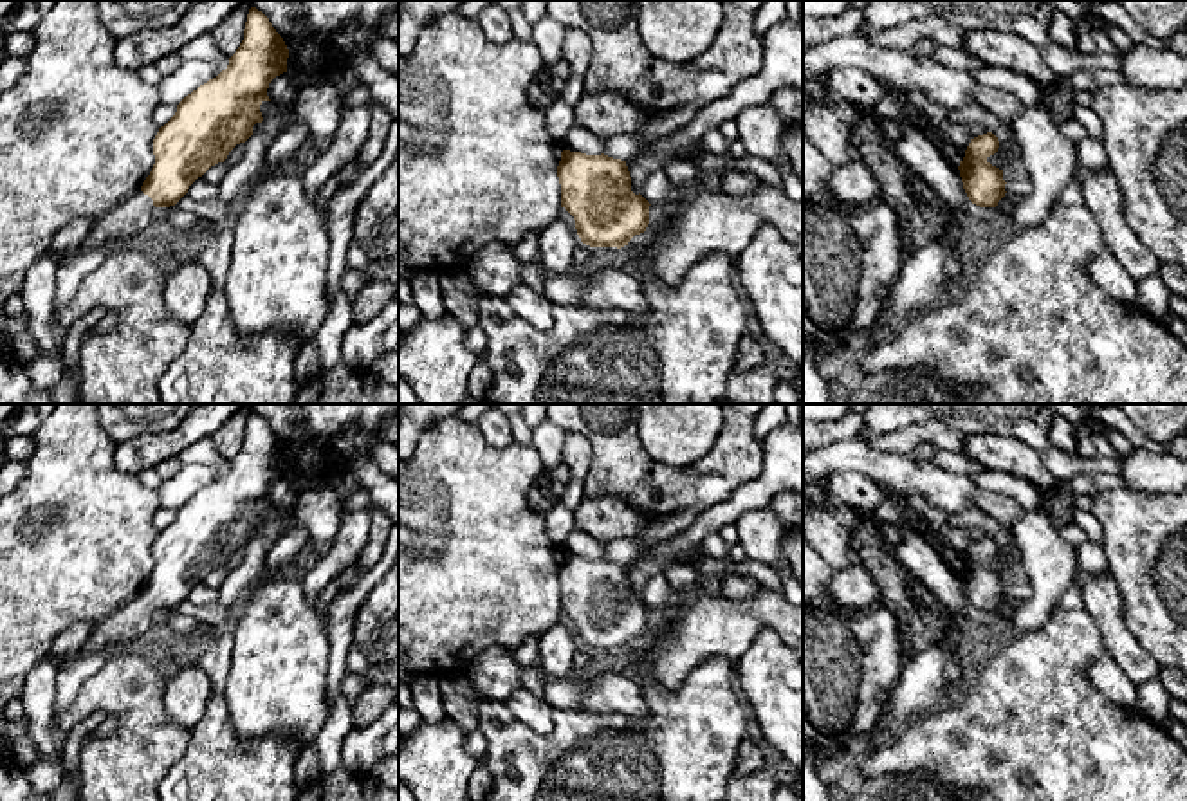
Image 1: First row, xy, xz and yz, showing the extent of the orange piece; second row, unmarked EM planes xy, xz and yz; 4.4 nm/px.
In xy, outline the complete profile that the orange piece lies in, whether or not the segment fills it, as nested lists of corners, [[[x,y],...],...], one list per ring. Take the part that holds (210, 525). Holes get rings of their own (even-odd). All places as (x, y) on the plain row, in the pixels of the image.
[[[249,413],[244,444],[216,482],[188,498],[153,543],[155,568],[141,594],[94,626],[81,655],[112,651],[139,637],[155,612],[175,610],[211,570],[253,539],[269,487],[287,476],[289,453],[269,422]]]

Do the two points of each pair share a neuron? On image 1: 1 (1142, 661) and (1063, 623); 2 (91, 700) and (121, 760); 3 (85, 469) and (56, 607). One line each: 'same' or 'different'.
1: different
2: same
3: same

